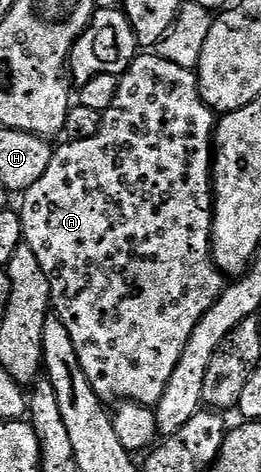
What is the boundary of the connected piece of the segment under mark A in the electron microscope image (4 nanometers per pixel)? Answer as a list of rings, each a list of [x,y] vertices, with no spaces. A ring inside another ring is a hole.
[[[156,52],[138,53],[137,59],[120,75],[120,79],[119,92],[115,92],[111,108],[103,112],[101,131],[87,140],[66,141],[65,146],[58,145],[53,151],[51,164],[47,164],[47,172],[43,172],[43,176],[39,176],[39,180],[35,180],[35,184],[24,191],[22,198],[25,199],[19,205],[19,213],[24,245],[29,246],[35,256],[39,256],[43,276],[47,276],[49,281],[52,313],[63,320],[63,328],[67,328],[67,333],[71,335],[71,344],[75,344],[79,364],[83,364],[83,372],[91,388],[95,388],[97,395],[106,404],[120,400],[153,408],[163,392],[167,392],[171,372],[175,372],[175,364],[179,364],[179,356],[183,356],[183,348],[191,332],[195,332],[199,320],[221,299],[221,291],[227,285],[213,262],[215,111],[203,100],[196,73],[179,68],[179,64],[171,64],[171,60],[163,60]]]

